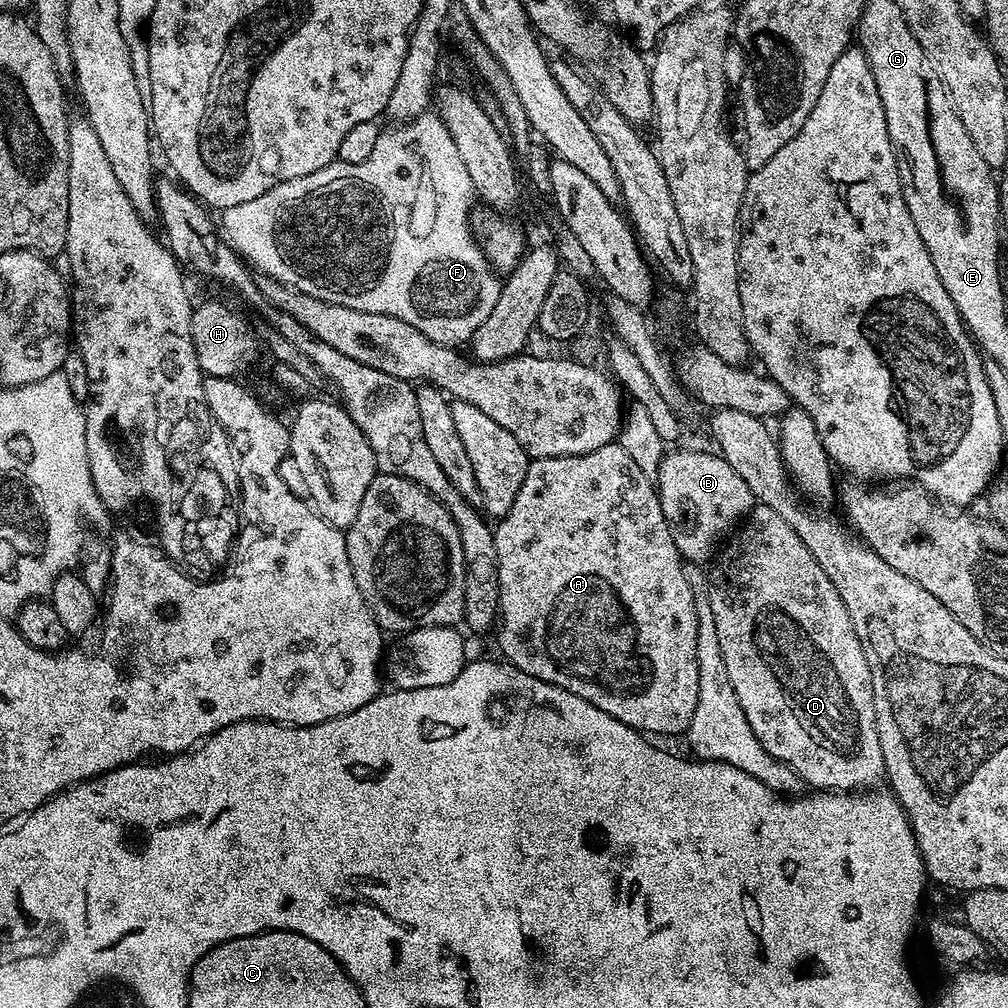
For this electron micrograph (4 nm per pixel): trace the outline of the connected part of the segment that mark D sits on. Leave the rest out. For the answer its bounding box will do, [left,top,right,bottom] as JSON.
[706,503,885,792]

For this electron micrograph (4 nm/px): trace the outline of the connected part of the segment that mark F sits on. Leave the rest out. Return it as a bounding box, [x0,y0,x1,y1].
[222,114,502,346]

